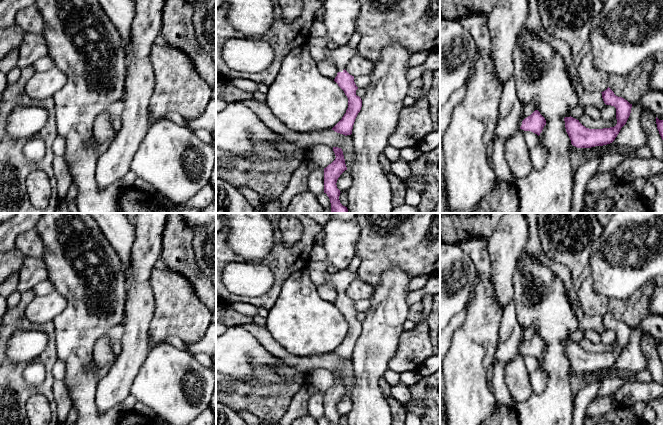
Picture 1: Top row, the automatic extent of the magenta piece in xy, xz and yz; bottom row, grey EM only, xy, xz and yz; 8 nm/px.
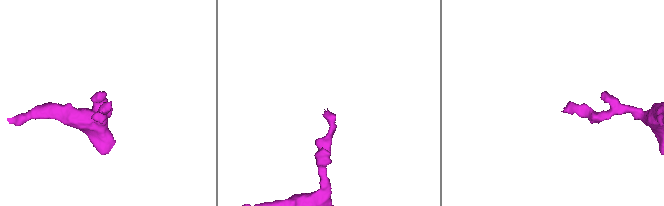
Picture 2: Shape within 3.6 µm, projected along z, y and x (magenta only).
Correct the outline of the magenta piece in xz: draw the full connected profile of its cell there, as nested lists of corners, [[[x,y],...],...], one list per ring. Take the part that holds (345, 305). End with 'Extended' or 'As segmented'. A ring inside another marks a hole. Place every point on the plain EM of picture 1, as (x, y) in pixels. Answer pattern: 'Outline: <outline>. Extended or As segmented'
Outline: [[[349,268],[343,270],[329,269],[329,279],[326,284],[333,286],[338,297],[334,305],[344,315],[348,322],[348,332],[342,343],[332,352],[337,357],[345,360],[352,358],[353,349],[358,337],[362,331],[362,324],[356,319],[358,311],[354,306],[354,300],[350,299],[346,294],[346,288],[357,278],[357,273]]]. Extended

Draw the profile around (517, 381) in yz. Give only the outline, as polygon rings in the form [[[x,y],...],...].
[[[518,352],[505,364],[505,384],[511,397],[519,404],[533,394],[524,354]]]

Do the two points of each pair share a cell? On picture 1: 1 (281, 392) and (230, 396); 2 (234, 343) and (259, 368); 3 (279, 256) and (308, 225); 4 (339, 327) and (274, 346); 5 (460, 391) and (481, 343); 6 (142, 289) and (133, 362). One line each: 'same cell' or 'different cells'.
1: same cell
2: same cell
3: same cell
4: different cells
5: same cell
6: same cell

